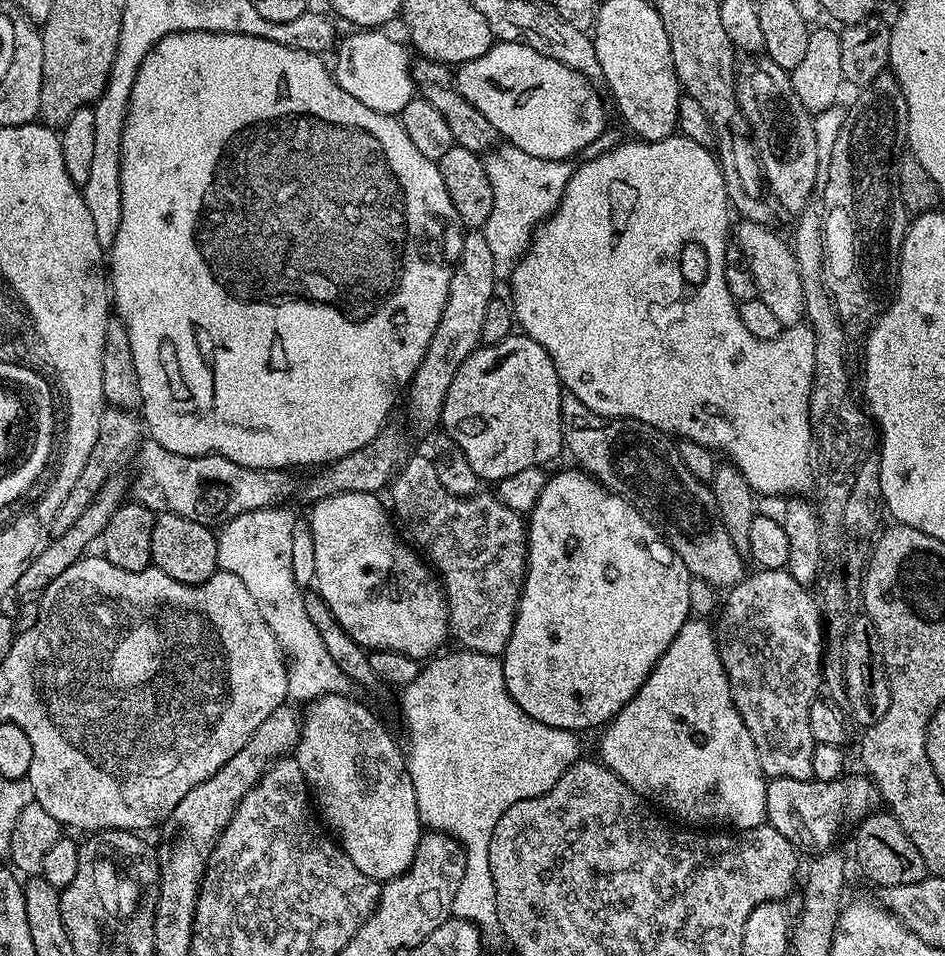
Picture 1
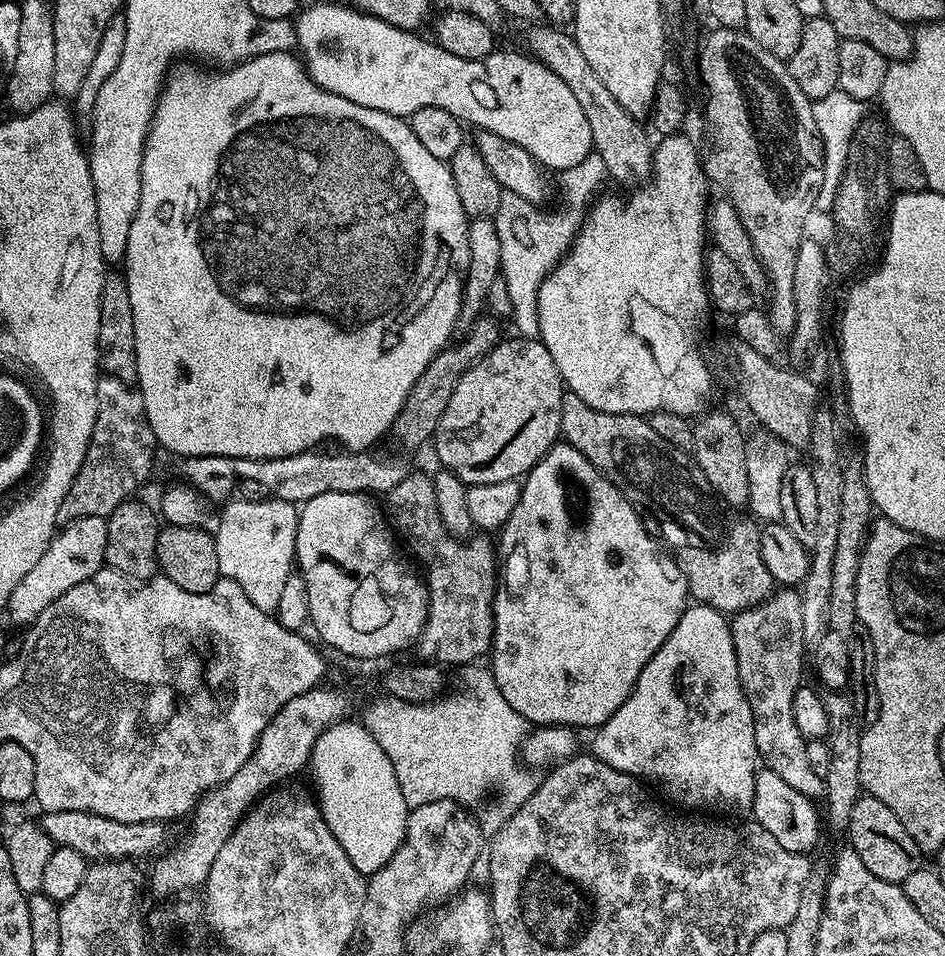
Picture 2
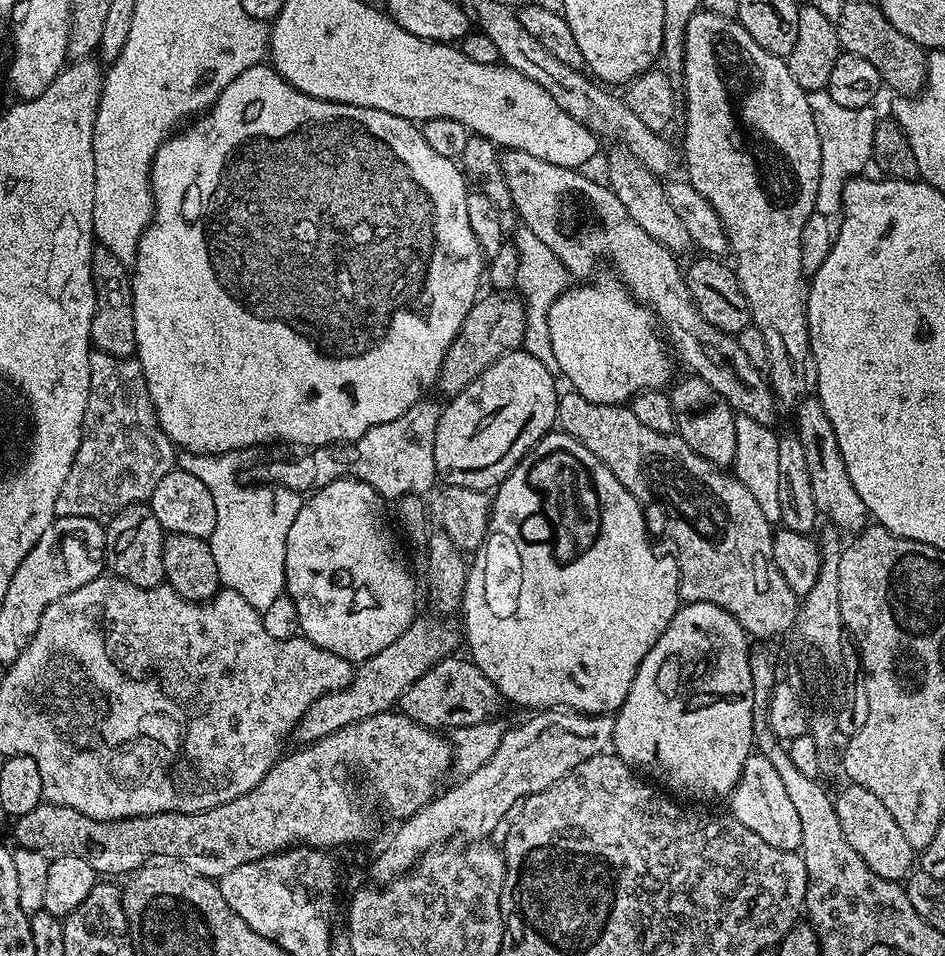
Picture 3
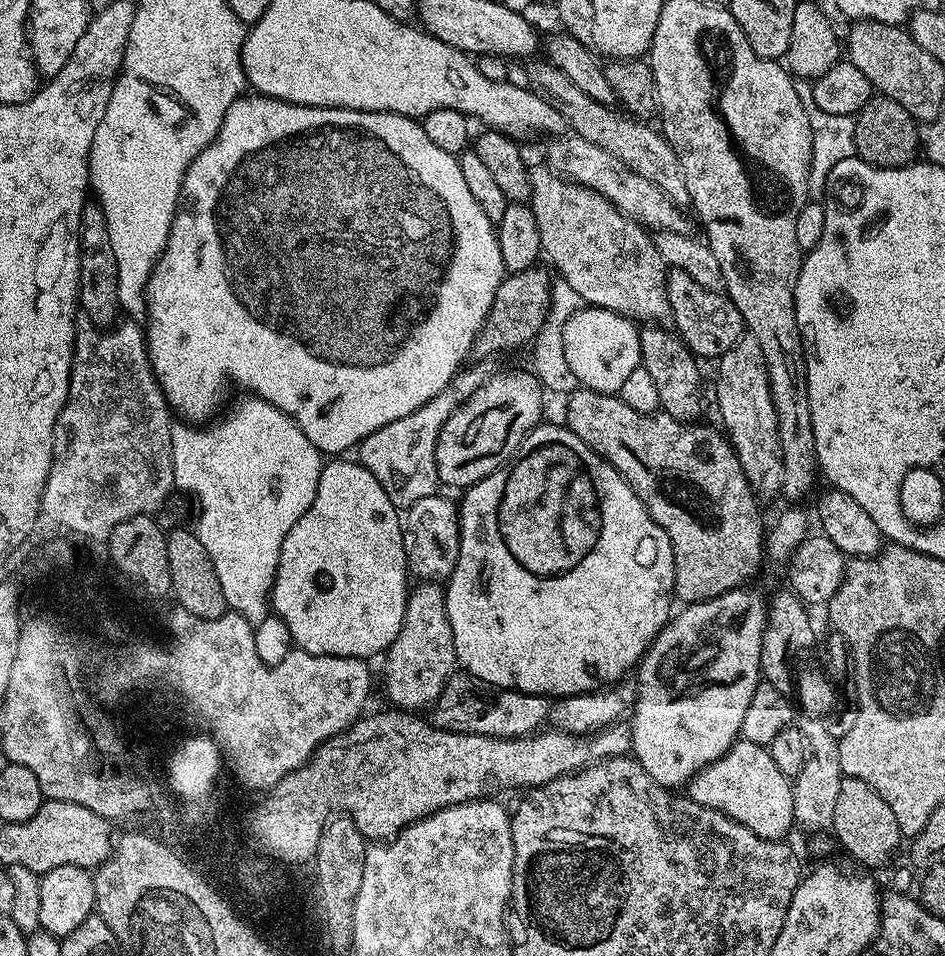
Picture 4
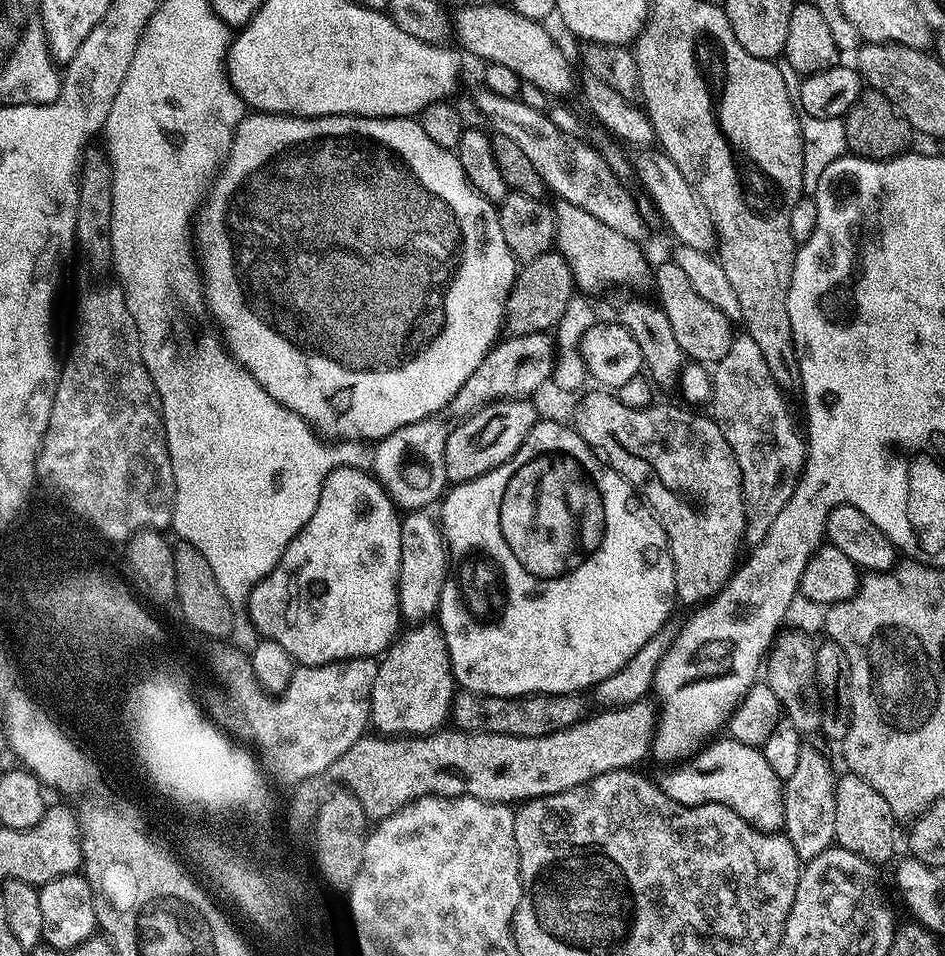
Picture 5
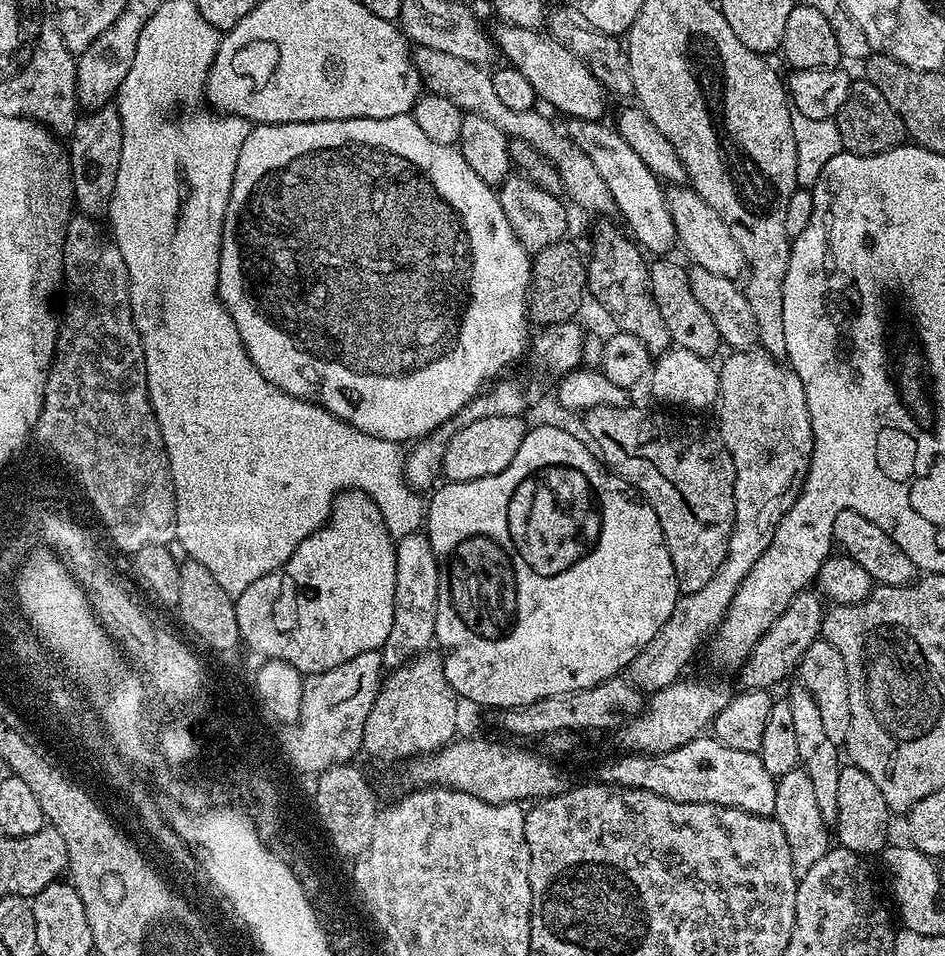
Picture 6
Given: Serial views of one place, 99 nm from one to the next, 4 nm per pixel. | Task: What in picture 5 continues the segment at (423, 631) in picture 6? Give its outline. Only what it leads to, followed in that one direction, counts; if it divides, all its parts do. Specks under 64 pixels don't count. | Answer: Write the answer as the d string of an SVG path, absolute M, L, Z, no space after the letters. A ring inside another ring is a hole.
M412 510L401 519L402 562L398 598L400 615L405 621L424 622L437 615L440 607L440 589L444 586L446 575L446 545L439 535L432 533L434 520L424 510Z

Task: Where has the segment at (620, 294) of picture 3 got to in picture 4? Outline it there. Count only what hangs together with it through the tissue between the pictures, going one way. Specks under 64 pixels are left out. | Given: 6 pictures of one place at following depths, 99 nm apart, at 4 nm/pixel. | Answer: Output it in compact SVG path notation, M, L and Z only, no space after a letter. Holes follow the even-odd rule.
M581 307L566 322L562 342L566 345L566 360L570 362L570 370L574 370L577 381L583 387L595 392L619 393L620 387L640 363L640 328L626 316L611 312L605 308Z

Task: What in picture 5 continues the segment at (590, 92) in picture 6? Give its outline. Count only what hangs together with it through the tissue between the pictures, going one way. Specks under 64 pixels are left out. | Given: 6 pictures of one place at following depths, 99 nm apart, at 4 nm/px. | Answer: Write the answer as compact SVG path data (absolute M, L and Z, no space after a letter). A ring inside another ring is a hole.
M507 3L472 4L461 10L460 20L458 16L458 40L460 36L465 50L481 56L481 61L514 70L525 85L533 84L548 96L564 96L575 86L576 76L567 54L544 27L541 21L518 14Z

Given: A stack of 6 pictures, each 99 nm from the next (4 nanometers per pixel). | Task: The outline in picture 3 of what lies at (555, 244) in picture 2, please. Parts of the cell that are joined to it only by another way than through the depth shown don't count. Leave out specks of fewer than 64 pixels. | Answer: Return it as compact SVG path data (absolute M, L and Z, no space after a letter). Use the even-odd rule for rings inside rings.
M517 227L514 243L518 250L518 278L515 291L524 302L526 310L526 334L522 345L523 351L534 354L542 366L552 373L559 373L558 358L554 358L554 345L550 342L550 306L554 306L556 299L570 287L570 277L566 266L558 262L558 254L545 246L529 228Z

